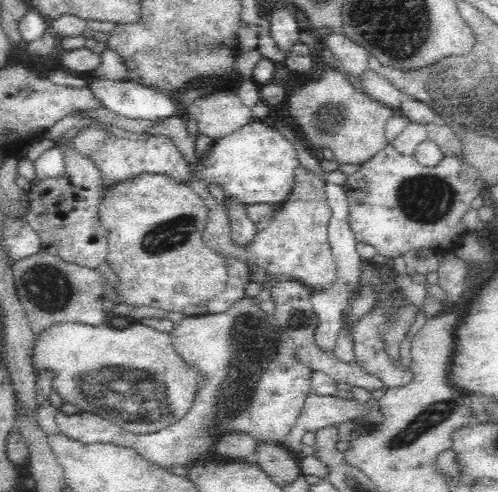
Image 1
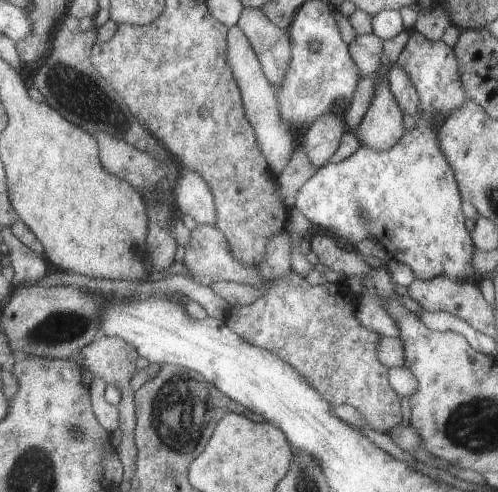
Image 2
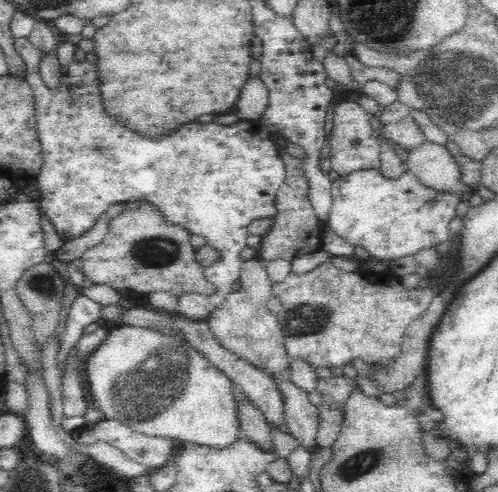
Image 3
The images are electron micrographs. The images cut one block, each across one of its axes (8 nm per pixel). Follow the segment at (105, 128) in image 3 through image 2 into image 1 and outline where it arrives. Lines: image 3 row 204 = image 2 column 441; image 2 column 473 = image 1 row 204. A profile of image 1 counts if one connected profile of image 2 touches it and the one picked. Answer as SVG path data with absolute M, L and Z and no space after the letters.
M256 120L256 122L250 122L242 128L238 128L236 132L232 132L230 136L226 138L220 138L216 140L216 146L212 148L212 152L198 164L196 160L196 168L194 172L206 182L206 184L216 184L220 188L224 188L224 192L250 206L250 204L274 204L274 206L280 206L292 192L294 188L294 180L296 180L296 168L302 166L300 158L298 158L298 150L294 148L294 144L282 136L278 130L272 130L264 120Z

